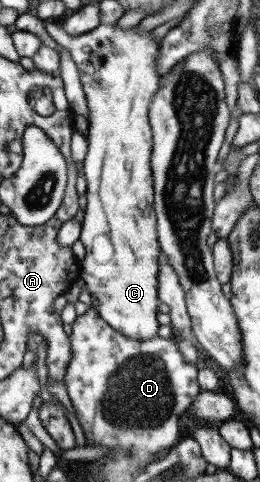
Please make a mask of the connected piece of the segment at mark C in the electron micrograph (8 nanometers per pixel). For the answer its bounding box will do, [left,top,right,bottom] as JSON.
[41,20,161,342]

